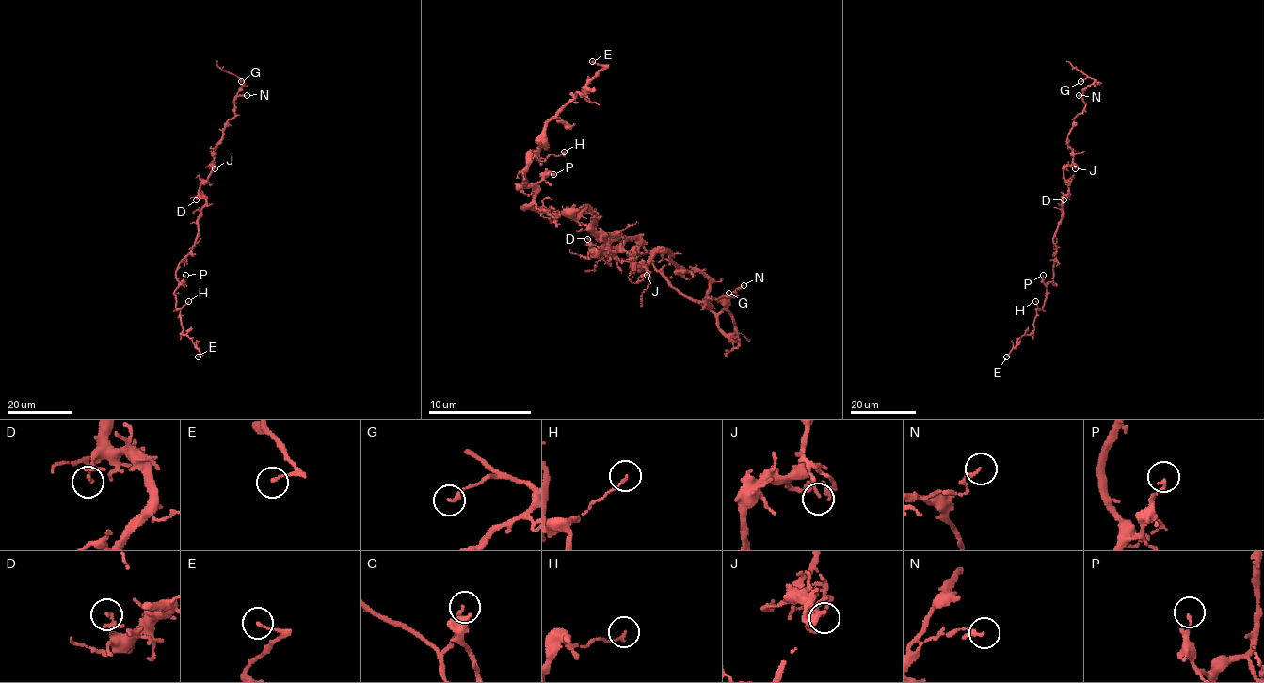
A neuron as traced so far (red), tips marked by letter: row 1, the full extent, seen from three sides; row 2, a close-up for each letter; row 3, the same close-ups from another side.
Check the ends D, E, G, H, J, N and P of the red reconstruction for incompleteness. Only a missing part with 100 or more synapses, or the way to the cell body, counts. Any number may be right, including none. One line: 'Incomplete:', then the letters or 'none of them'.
Incomplete: none of them

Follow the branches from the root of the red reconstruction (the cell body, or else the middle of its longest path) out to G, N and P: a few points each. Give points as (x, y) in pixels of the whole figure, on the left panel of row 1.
G: (205, 199), (200, 185), (212, 169), (226, 123), (234, 116), (233, 99), (243, 86), (238, 78), (241, 81)
N: (205, 199), (200, 185), (212, 169), (214, 150), (226, 123), (234, 116), (233, 100), (247, 95)
P: (205, 199), (206, 205), (198, 220), (196, 244), (176, 271), (176, 278), (181, 284), (185, 275)

